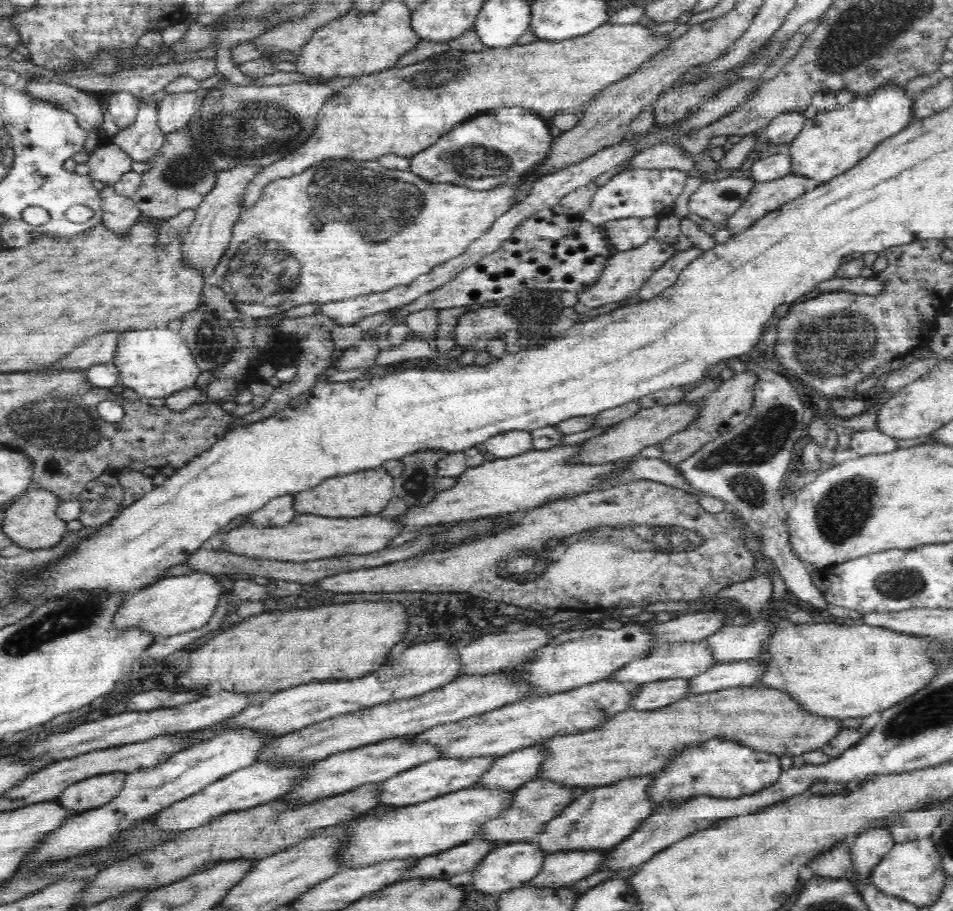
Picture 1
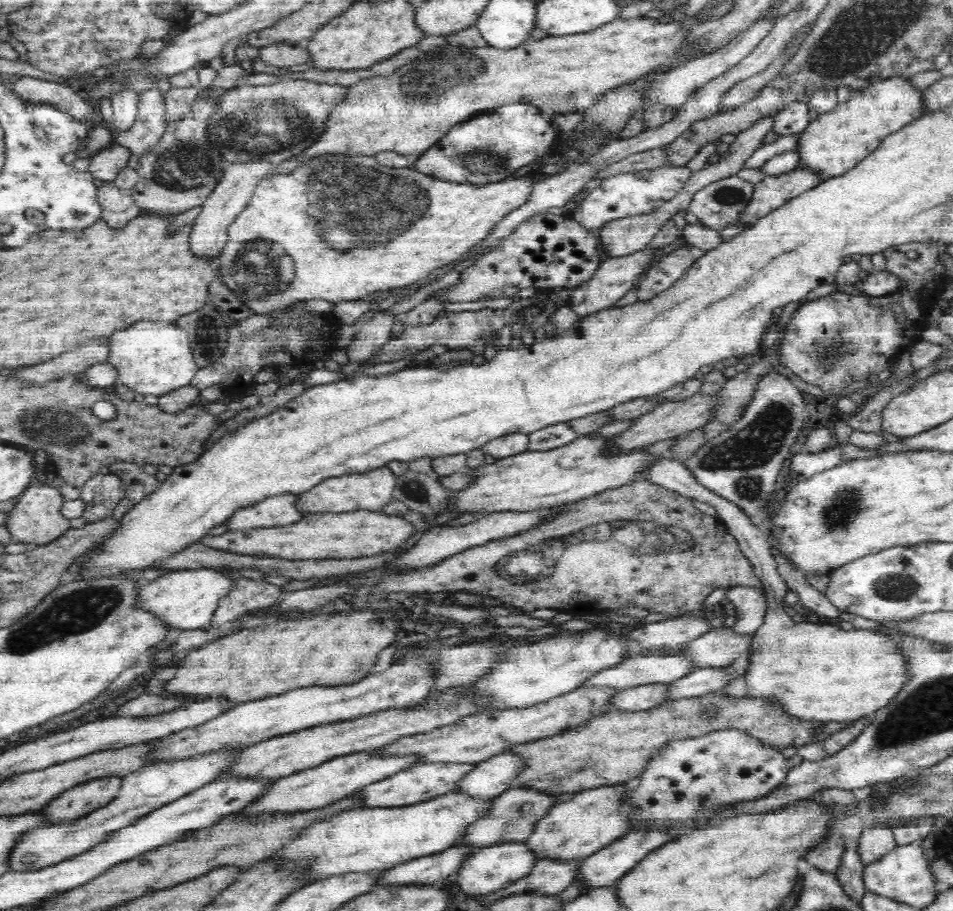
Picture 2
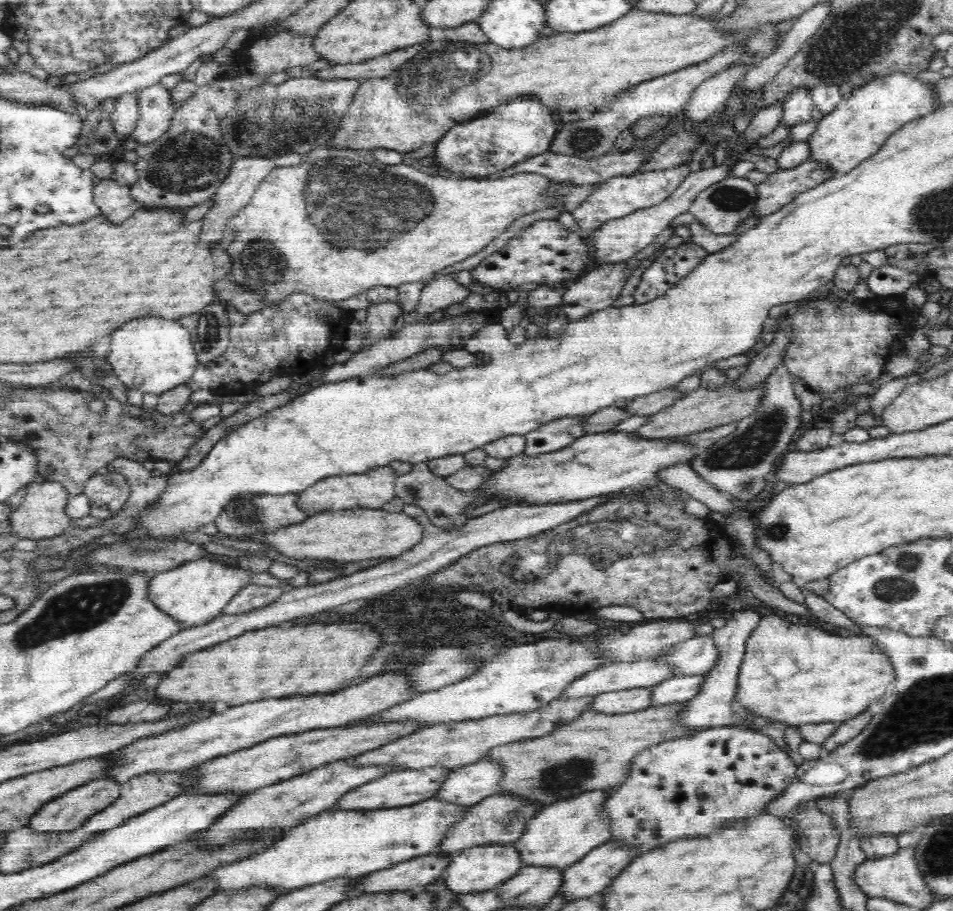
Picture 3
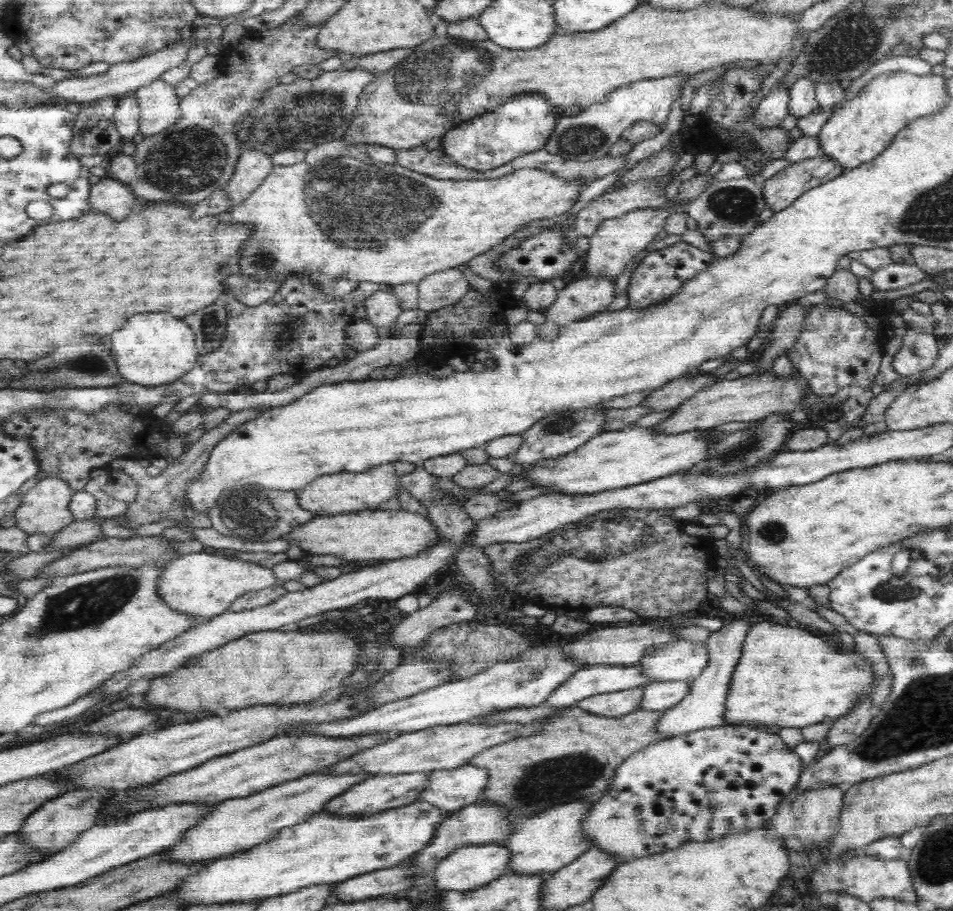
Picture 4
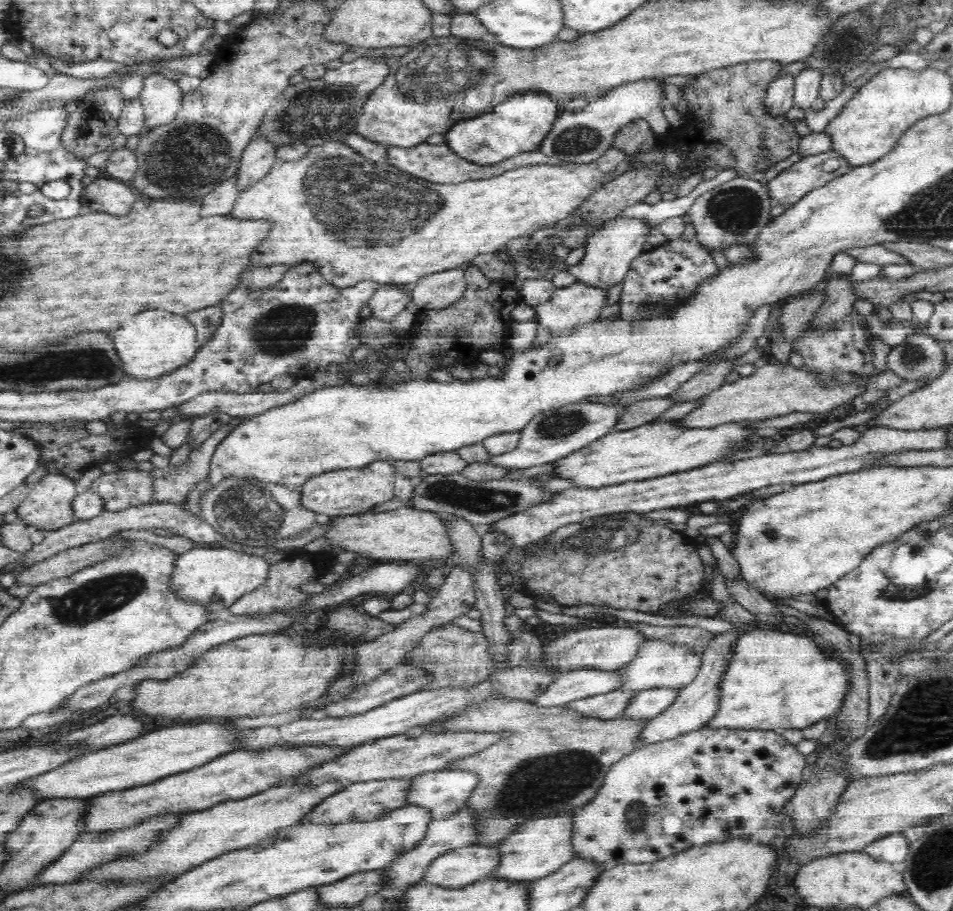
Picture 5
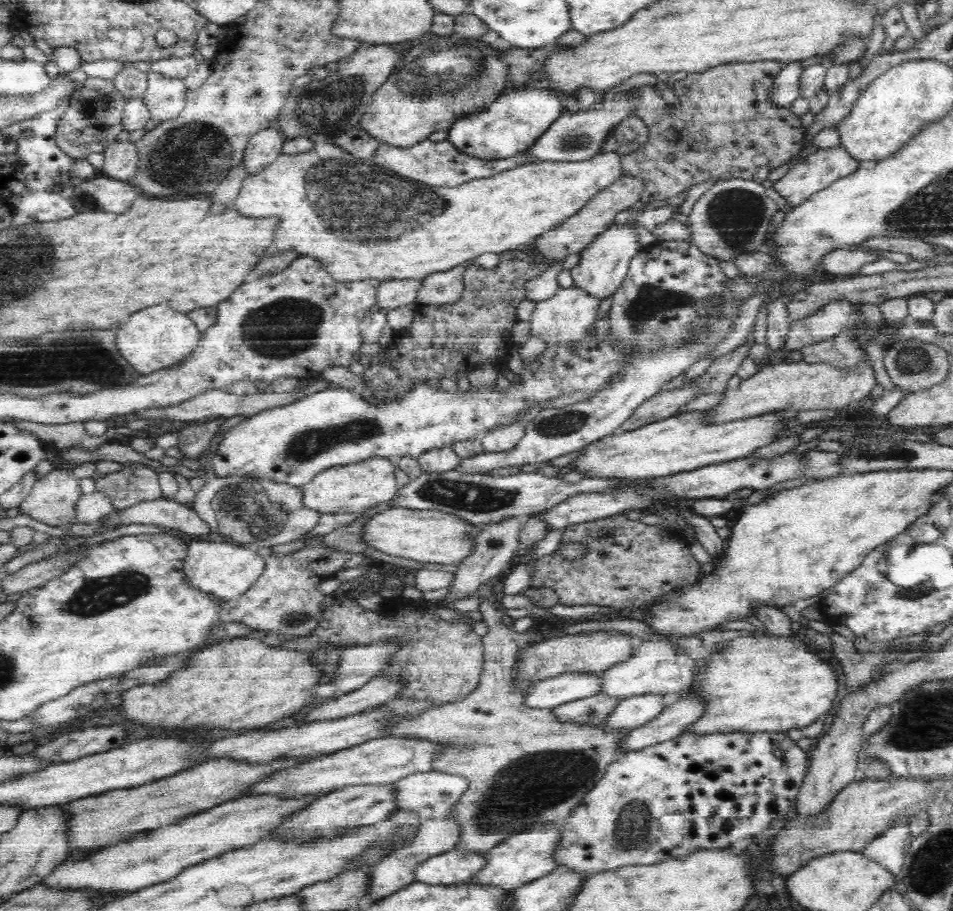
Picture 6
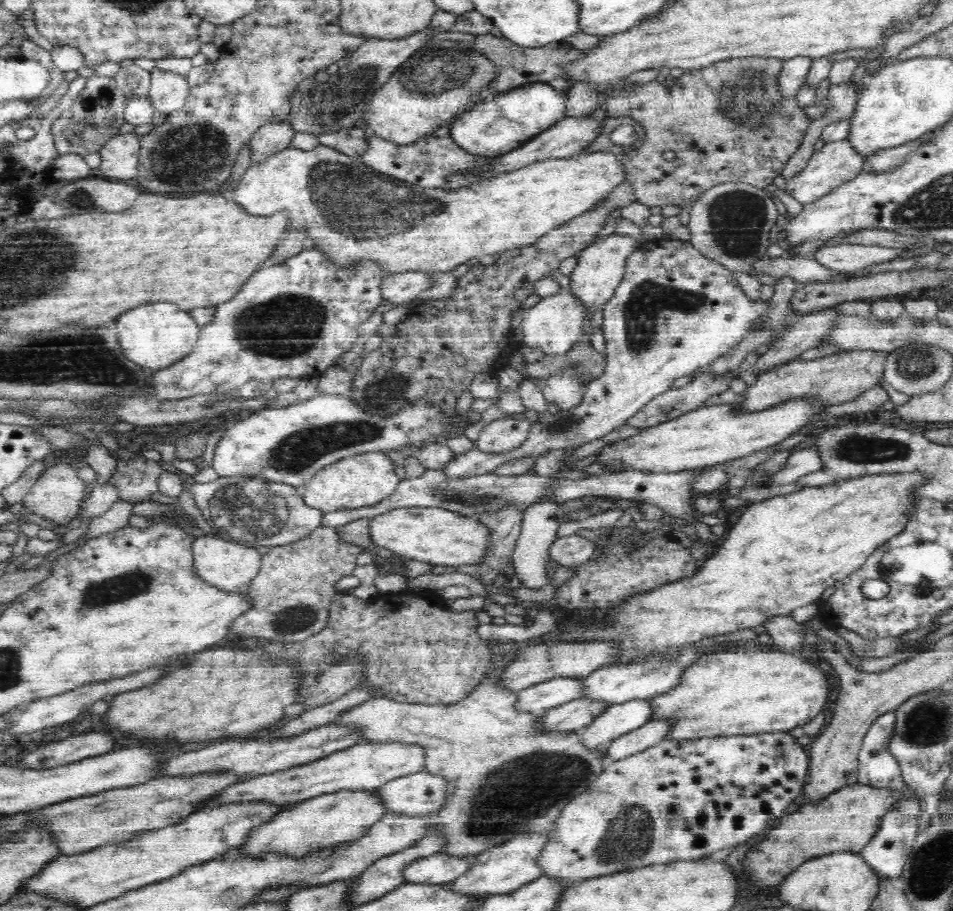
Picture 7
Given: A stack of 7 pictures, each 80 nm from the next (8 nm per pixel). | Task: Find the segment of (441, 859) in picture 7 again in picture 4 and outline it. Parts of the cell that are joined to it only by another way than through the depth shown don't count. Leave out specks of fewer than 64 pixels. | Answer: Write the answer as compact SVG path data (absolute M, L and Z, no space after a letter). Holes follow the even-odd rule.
M496 842L465 846L451 852L443 858L434 871L434 880L440 891L465 891L481 888L489 882L504 876L509 870L509 862L512 861L512 854L508 847Z

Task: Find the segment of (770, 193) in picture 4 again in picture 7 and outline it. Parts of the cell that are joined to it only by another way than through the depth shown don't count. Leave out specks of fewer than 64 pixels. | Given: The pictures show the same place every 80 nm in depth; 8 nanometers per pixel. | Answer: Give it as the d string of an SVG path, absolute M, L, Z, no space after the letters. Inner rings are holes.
M846 139L838 140L838 142L828 142L820 150L814 152L807 166L798 175L786 180L787 184L784 191L799 203L802 203L802 205L806 205L806 202L815 202L816 199L820 199L828 191L834 190L840 184L854 179L856 174L861 174L864 162L865 157L856 153L848 145Z

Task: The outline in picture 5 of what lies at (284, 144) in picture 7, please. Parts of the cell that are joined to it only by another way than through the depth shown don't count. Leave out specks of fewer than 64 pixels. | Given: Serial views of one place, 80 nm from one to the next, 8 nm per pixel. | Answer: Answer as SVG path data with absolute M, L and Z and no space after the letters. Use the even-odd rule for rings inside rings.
M253 138L242 154L239 172L236 176L236 189L239 192L252 189L269 174L276 162L275 155L275 146L272 146L270 142Z

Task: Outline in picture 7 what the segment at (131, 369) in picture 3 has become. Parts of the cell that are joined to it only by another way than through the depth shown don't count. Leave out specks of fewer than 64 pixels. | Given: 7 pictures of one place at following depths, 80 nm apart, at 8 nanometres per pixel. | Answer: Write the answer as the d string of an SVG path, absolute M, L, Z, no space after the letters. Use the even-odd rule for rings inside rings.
M158 302L154 306L140 306L122 314L116 322L118 342L128 360L144 369L157 371L181 361L190 354L199 337L200 326L189 312L178 310L170 302Z

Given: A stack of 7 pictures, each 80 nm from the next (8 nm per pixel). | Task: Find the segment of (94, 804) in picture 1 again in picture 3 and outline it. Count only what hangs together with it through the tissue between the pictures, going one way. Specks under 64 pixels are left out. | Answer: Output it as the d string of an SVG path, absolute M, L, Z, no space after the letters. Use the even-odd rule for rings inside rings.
M105 777L77 786L48 801L32 818L28 819L28 826L32 830L40 831L74 830L75 827L82 826L91 815L98 814L99 811L110 806L110 803L118 798L120 788L121 785L117 783L117 779Z

